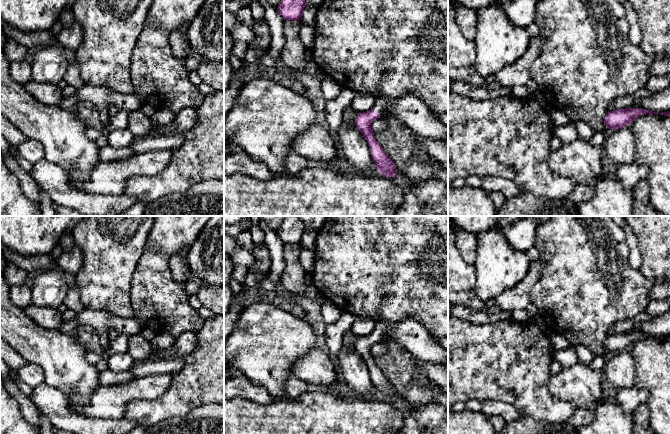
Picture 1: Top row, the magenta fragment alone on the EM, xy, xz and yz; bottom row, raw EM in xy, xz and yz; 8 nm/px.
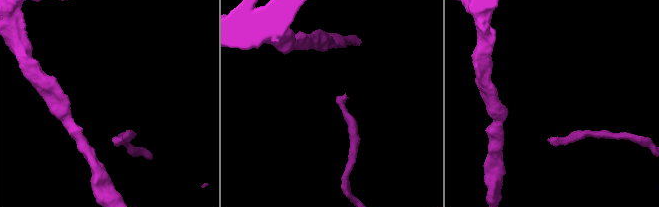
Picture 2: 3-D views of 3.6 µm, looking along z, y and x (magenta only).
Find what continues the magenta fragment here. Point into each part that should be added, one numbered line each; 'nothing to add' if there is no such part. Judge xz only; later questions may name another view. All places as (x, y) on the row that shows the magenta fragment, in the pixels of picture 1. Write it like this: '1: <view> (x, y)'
1: xz (381, 103)

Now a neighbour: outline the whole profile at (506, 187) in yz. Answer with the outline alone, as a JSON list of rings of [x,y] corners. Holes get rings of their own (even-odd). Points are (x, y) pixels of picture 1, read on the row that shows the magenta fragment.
[[[486,176],[482,177],[481,181],[482,189],[484,189],[486,192],[501,193],[506,199],[515,197],[521,192],[513,181],[506,178],[498,176]]]

